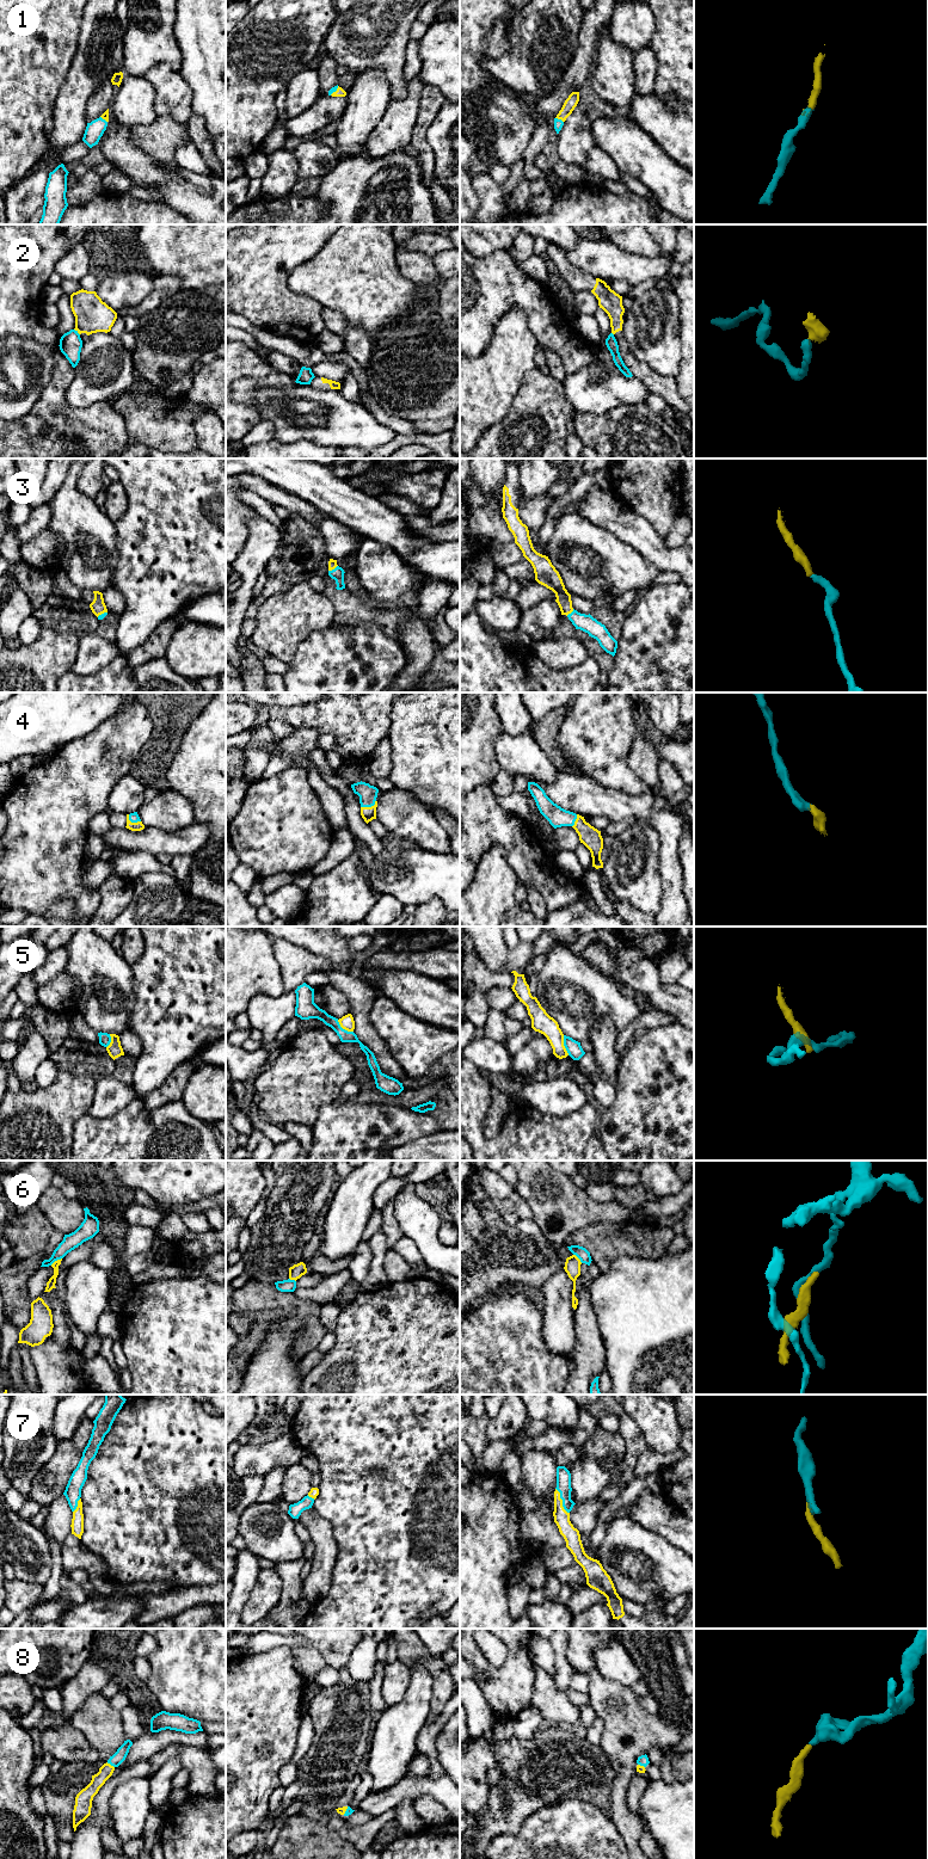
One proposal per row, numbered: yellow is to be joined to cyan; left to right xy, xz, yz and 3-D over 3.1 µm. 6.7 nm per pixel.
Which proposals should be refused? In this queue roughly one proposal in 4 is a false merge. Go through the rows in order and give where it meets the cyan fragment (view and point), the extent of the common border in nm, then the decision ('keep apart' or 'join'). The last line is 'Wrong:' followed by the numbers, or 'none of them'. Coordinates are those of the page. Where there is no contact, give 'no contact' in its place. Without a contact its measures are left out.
1: contact yz (559, 119); length 70 nm; join
2: contact xy (77, 332); length 60 nm; keep apart
3: contact yz (571, 613); length 70 nm; join
4: contact xz (369, 806); length 120 nm; join
5: contact yz (564, 1045); length 140 nm; keep apart
6: contact xy (55, 1260); length 90 nm; keep apart
7: contact yz (563, 1501); length 200 nm; join
8: contact xy (110, 1764); length 70 nm; join
Wrong: 2, 5, 6

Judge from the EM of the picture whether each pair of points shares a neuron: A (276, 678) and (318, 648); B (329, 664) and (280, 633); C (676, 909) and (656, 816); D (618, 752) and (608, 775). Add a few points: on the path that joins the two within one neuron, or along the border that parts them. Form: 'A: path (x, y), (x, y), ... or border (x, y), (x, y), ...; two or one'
A: border (282, 675), (283, 679); two
B: border (321, 627), (313, 631), (305, 639), (288, 663); two
C: path (673, 886), (669, 865), (669, 838); one
D: path (612, 758), (608, 762), (608, 769); one

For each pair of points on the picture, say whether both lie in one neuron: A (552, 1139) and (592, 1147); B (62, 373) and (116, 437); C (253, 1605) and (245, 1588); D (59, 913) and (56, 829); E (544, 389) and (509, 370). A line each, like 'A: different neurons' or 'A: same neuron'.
A: different neurons
B: same neuron
C: different neurons
D: different neurons
E: different neurons

